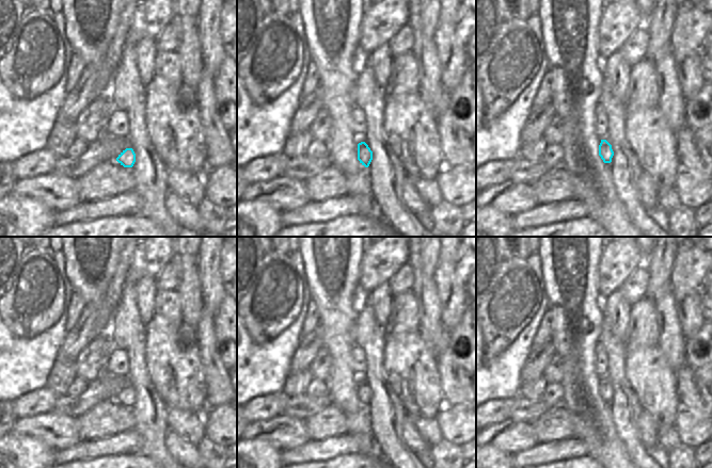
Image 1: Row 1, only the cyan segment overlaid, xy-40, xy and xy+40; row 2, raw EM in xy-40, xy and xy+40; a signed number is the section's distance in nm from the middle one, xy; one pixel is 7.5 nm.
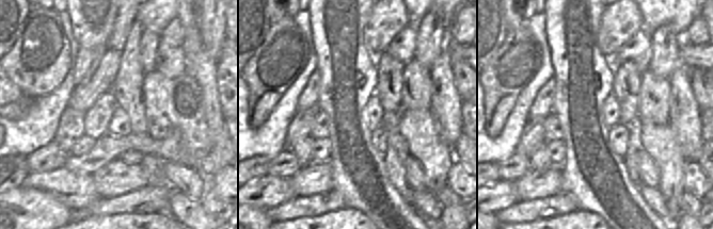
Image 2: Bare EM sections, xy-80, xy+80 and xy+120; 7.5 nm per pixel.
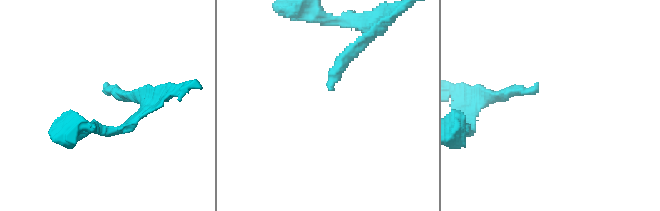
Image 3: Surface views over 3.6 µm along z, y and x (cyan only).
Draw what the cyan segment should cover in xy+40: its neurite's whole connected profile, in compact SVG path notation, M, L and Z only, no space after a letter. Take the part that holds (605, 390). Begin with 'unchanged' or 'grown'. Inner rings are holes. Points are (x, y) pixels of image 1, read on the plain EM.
unchanged; M601 378L599 384L599 394L604 402L611 402L614 394L612 384L606 378Z

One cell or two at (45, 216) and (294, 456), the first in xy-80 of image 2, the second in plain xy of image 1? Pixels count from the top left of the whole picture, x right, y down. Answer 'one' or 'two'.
two

